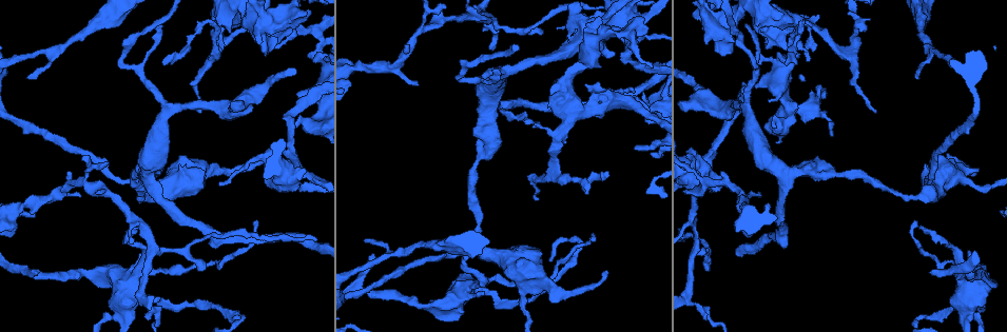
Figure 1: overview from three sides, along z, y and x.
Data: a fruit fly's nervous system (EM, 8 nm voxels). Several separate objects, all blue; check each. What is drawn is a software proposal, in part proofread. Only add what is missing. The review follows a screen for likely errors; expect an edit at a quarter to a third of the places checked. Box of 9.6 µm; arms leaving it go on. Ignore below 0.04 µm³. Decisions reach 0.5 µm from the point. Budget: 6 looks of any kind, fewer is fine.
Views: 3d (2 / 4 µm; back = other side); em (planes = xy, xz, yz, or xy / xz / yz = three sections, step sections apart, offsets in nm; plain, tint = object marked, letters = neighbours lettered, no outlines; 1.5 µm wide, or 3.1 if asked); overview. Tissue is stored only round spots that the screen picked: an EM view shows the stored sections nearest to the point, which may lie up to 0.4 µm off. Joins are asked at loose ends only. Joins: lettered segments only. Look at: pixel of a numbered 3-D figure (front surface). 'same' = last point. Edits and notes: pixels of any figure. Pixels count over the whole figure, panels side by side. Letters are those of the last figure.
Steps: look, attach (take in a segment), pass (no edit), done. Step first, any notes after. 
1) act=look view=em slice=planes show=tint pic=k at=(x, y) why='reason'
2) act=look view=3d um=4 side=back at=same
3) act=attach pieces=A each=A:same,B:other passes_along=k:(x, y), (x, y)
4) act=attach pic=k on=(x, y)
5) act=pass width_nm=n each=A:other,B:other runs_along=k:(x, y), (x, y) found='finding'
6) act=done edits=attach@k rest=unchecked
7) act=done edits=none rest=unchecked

act=look view=3d um=4 pic=1 at=(812, 50) why='thin end'

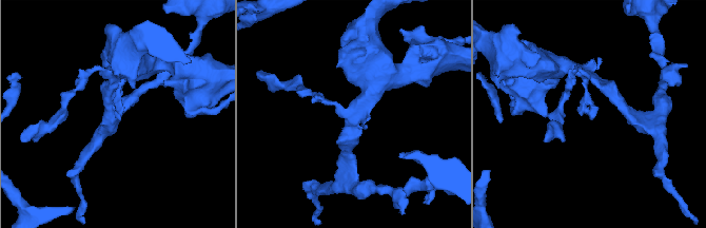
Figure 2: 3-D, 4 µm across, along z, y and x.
act=look view=em slice=xz step=8 show=tint pic=2 at=(592, 119) why='need the tissue'

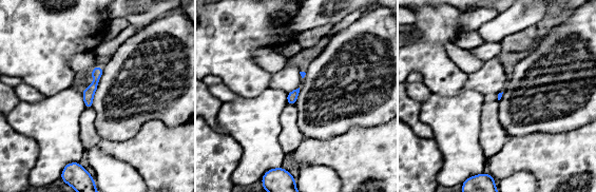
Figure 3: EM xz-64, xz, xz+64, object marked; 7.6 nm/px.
act=look view=em slice=planes show=letters at=same why='another direction'

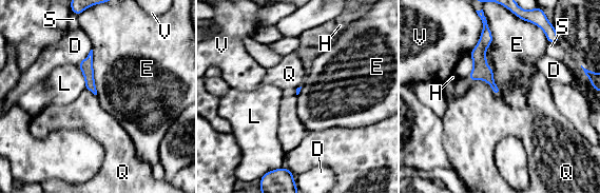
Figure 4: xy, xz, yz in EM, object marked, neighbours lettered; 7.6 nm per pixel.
act=pass each=D:other,E:other,H:other,L:other,Q:other,S:other,V:other found='none of them fits'

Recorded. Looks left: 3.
act=look view=em slice=planes show=letters pic=1 at=(917, 78) why='branch stops here'

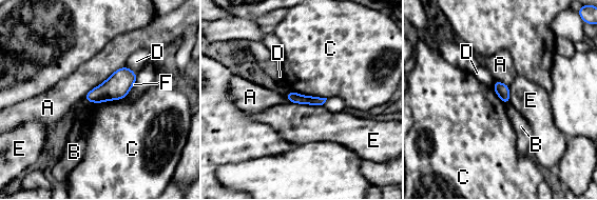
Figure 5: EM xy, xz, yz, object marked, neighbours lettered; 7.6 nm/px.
act=pass longest_contact=A:420nm each=A:other,B:other,C:other,D:other,E:other,F:other border=5:(289, 90), (303, 95), (327, 98) found='no lettered segment goes on from it'

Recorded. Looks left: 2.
act=look view=em slice=planes show=letters pic=1 at=(34, 275)

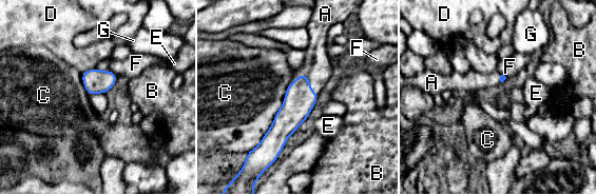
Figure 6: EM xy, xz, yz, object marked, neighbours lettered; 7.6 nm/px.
act=pass each=A:other,B:other,C:other,D:other,E:other,F:other,G:other runs_along=6:(304, 78), (294, 111), (260, 157) found='no lettered segment goes on from it'

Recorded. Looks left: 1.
act=done edits=none rest=unchecked

